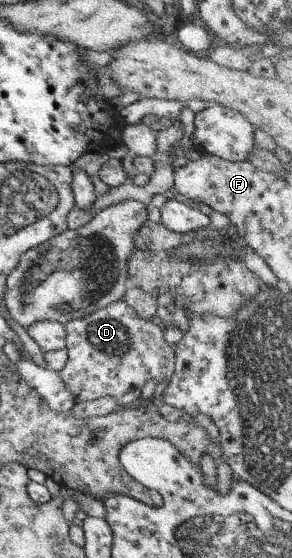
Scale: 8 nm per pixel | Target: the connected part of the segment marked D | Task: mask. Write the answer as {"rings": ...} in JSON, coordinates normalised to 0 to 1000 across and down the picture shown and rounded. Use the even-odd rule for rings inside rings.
{"rings":[[[421,538],[384,541],[301,566],[253,570],[216,581],[216,588],[229,645],[219,656],[192,665],[192,674],[260,722],[315,720],[356,710],[377,710],[404,729],[452,729],[469,724],[479,695],[503,681],[541,686],[582,681],[596,670],[599,624],[562,609],[558,590],[524,581],[514,572],[479,570]]]}

